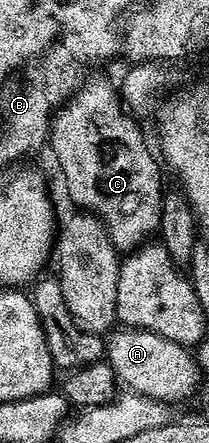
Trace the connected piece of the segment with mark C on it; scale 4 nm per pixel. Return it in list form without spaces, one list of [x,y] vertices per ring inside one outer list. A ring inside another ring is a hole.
[[[89,77],[87,81],[85,81],[83,85],[81,85],[80,89],[77,90],[76,93],[73,94],[72,97],[69,98],[68,101],[65,102],[63,106],[59,107],[59,109],[55,111],[54,117],[51,119],[50,122],[50,147],[52,146],[53,152],[56,153],[56,162],[58,165],[60,165],[61,172],[64,173],[64,186],[66,189],[68,189],[69,196],[72,197],[73,200],[76,201],[77,204],[81,206],[81,208],[79,209],[81,211],[87,212],[89,215],[96,215],[96,217],[99,218],[101,222],[104,223],[105,228],[108,230],[109,238],[116,246],[117,250],[119,250],[120,252],[135,252],[139,250],[141,246],[145,245],[145,243],[147,243],[149,239],[151,239],[148,238],[151,236],[151,234],[152,236],[155,235],[157,231],[159,231],[160,229],[160,214],[163,212],[163,200],[164,195],[166,193],[166,186],[164,186],[163,180],[160,179],[160,170],[162,171],[162,166],[161,163],[158,161],[157,155],[154,153],[154,150],[153,150],[154,155],[152,155],[152,150],[150,147],[148,147],[148,142],[146,139],[144,139],[143,132],[140,131],[139,124],[141,125],[141,123],[137,121],[137,119],[133,117],[133,115],[129,113],[129,111],[126,109],[125,103],[122,101],[122,94],[121,91],[118,89],[117,83],[115,86],[115,84],[112,83],[111,80],[108,78],[92,78],[92,79],[91,78],[92,77]]]

